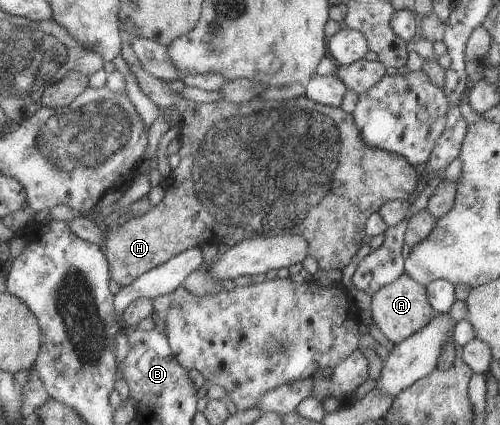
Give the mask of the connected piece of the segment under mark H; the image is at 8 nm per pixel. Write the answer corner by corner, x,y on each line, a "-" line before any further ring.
126,33
121,34
121,49
118,55
124,62
128,64
131,73
137,79
137,85
142,93
152,101
156,106
162,109
169,104
176,107
177,112
181,115
181,134
179,135
179,143
181,144
177,154
179,155
179,164
175,169
169,171
162,181
165,194
160,203
150,207
143,215
134,215
134,217
126,220
120,227
112,226
105,229
106,239
102,243
103,254
107,259
109,274
119,286
130,285
137,277
140,277
145,271
151,270
160,264
166,263
171,257
188,248
200,248
202,244
228,243
228,239
236,241
255,238
258,235
276,234
298,234
304,238
307,243
307,254
313,257
318,263
318,269
342,269
350,263
350,259
358,251
362,245
362,237
365,236
365,221
367,217
385,202
385,200
407,200
411,201
412,196
419,190
421,183
421,175
414,171
406,159
390,152
369,148
360,137
358,128
353,124
353,115
344,112
341,108
333,108
325,106
315,101
309,100
306,96
298,96
297,98
287,100
262,100
254,97
247,102
239,104
230,103
226,100
218,100
207,104
200,104
191,100
180,98
178,94
169,91
168,84
161,79
155,78
150,72
147,72
138,61
136,54
132,51

